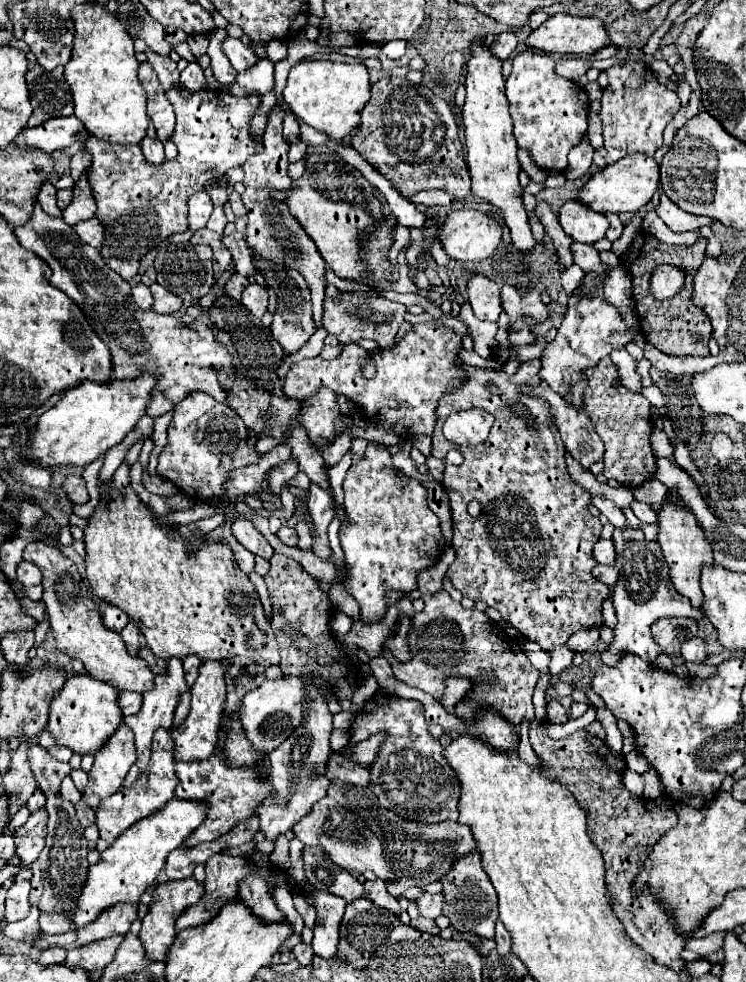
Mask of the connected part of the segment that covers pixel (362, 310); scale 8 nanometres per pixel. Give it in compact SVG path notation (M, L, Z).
M340 293L338 301L326 299L324 301L324 329L338 337L340 343L354 343L356 339L372 339L378 343L380 349L394 349L396 347L396 333L400 323L404 321L406 307L388 299L376 297L354 297L348 293Z

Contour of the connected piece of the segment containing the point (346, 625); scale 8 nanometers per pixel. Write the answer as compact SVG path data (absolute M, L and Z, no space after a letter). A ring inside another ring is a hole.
M336 611L336 613L332 615L332 619L330 619L330 631L332 631L336 637L344 637L344 635L350 631L350 627L352 627L352 619L350 619L350 617L346 617L346 615L340 613L340 611Z

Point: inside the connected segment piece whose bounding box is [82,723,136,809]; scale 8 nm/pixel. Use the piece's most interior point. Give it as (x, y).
(112, 763)

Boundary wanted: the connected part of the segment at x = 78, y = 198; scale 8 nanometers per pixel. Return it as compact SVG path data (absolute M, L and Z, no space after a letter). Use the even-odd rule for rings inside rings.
M88 169L76 181L76 185L74 185L72 191L74 191L74 199L62 211L62 217L66 219L68 225L74 225L78 221L94 217L94 197L90 195L90 187L88 187Z

